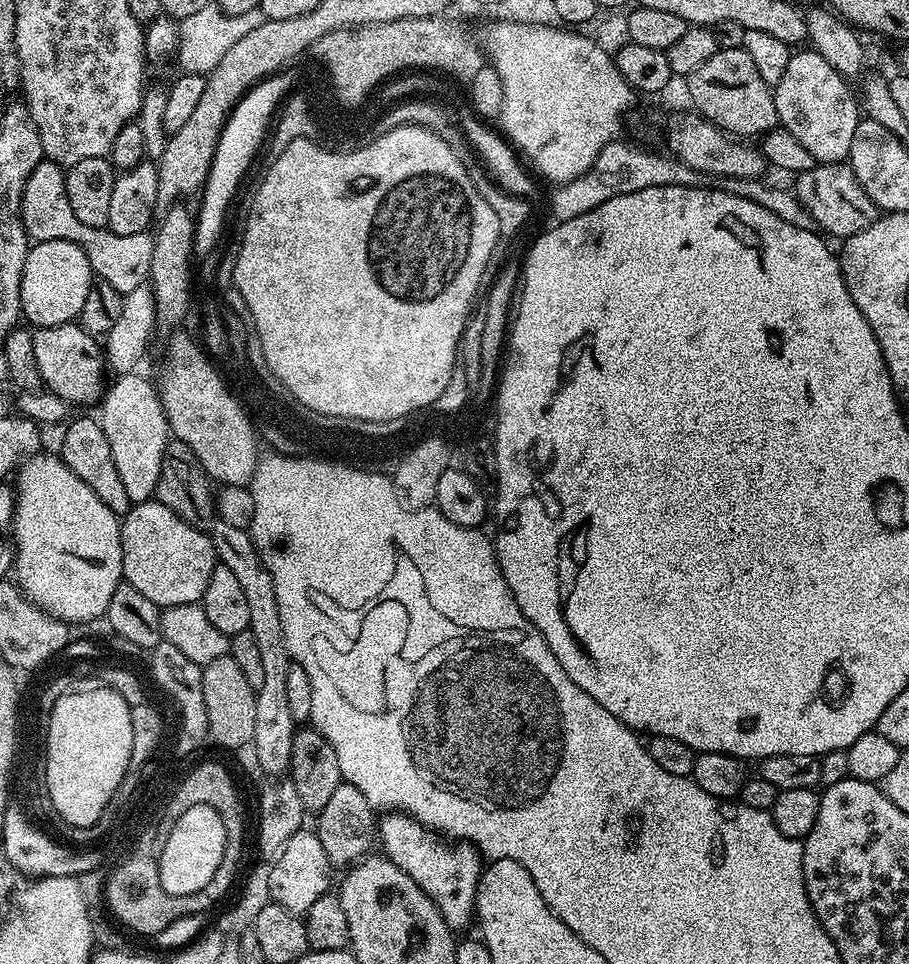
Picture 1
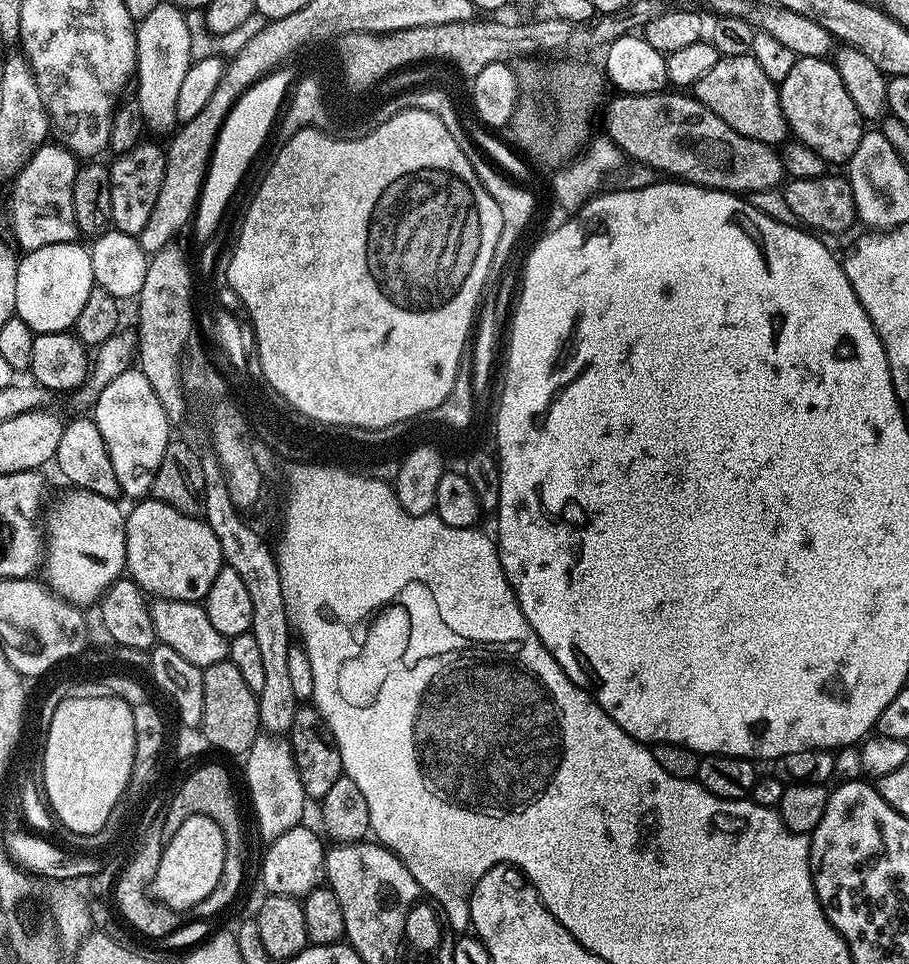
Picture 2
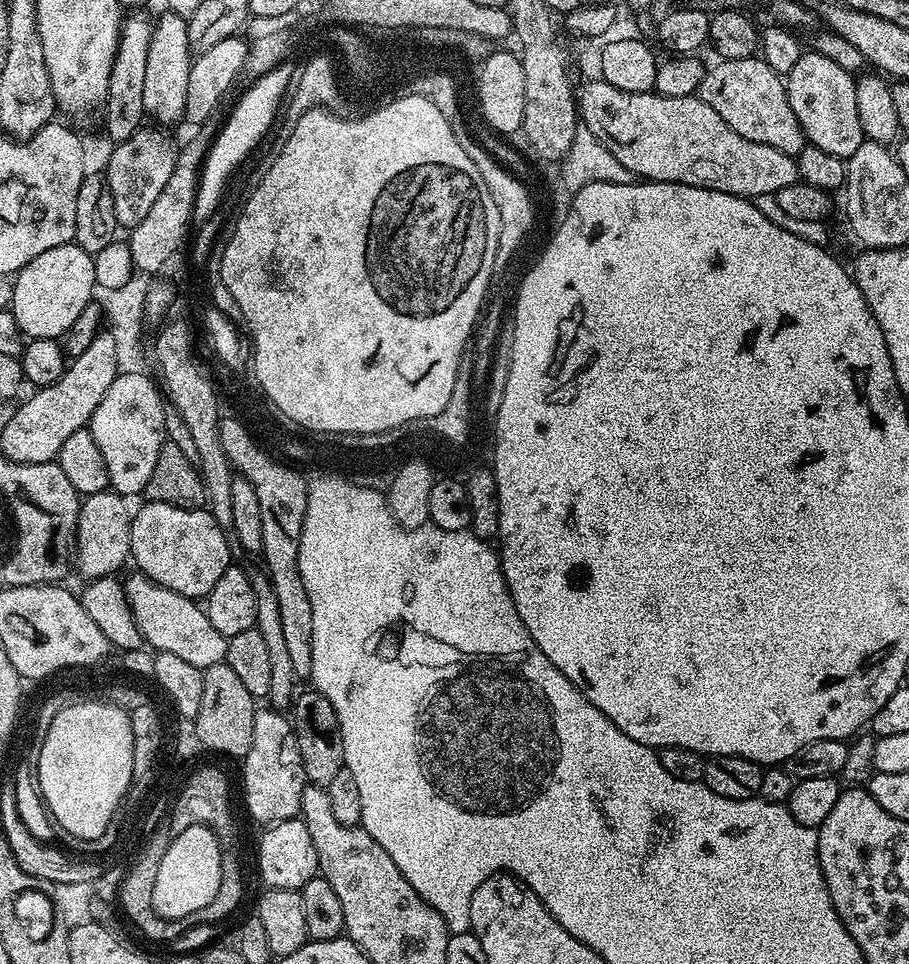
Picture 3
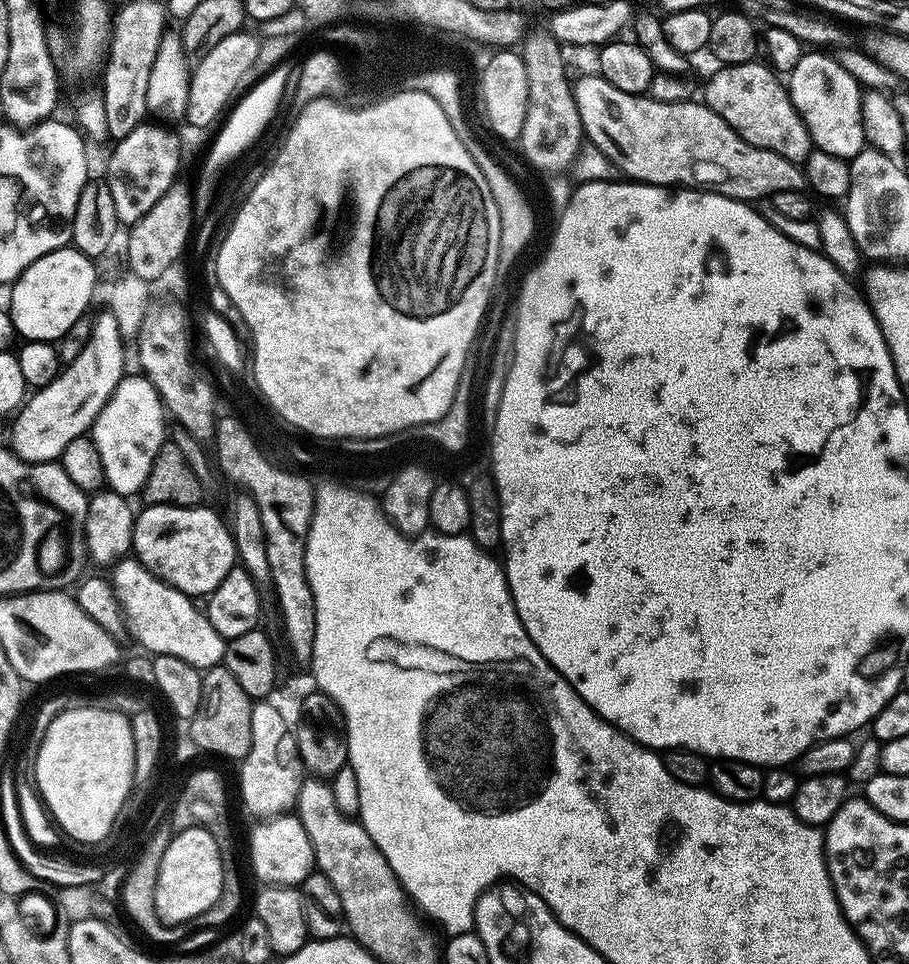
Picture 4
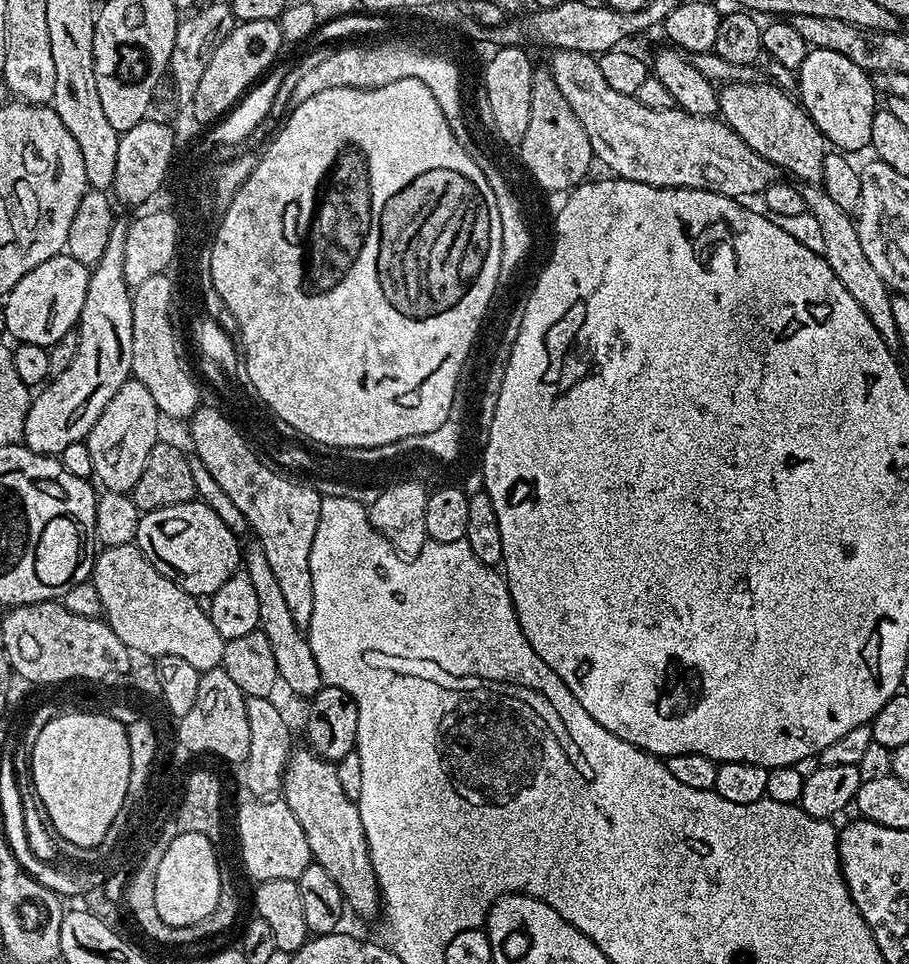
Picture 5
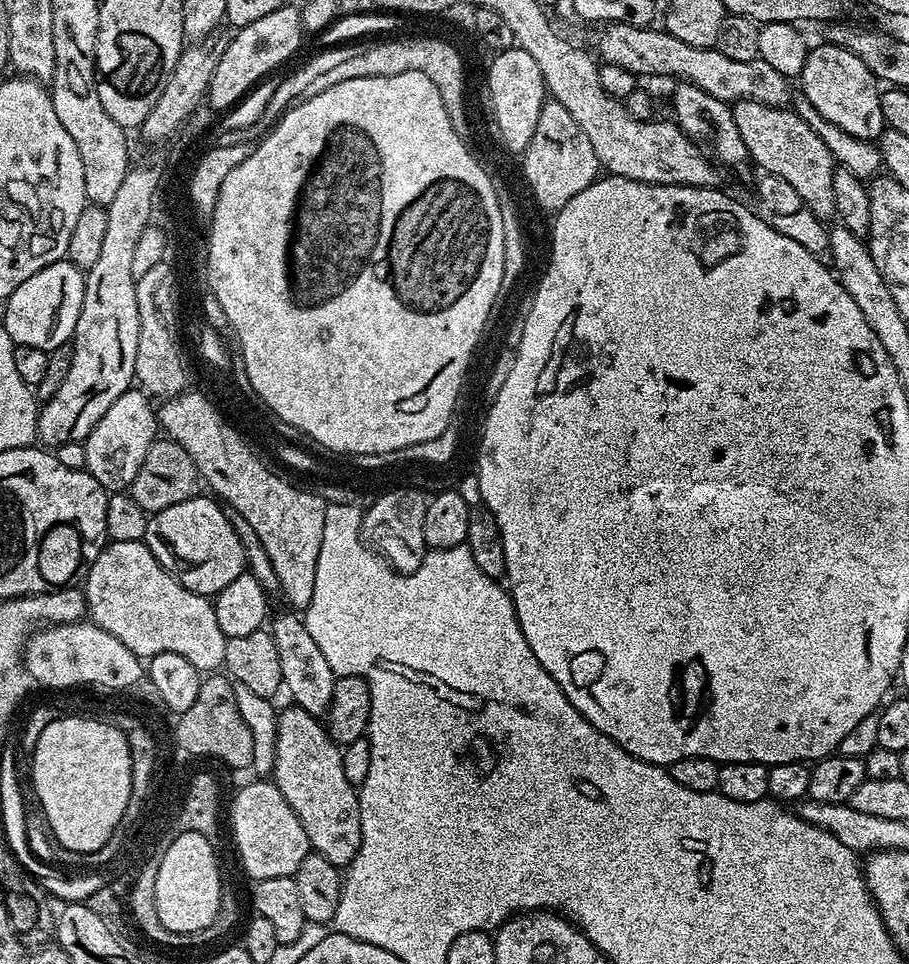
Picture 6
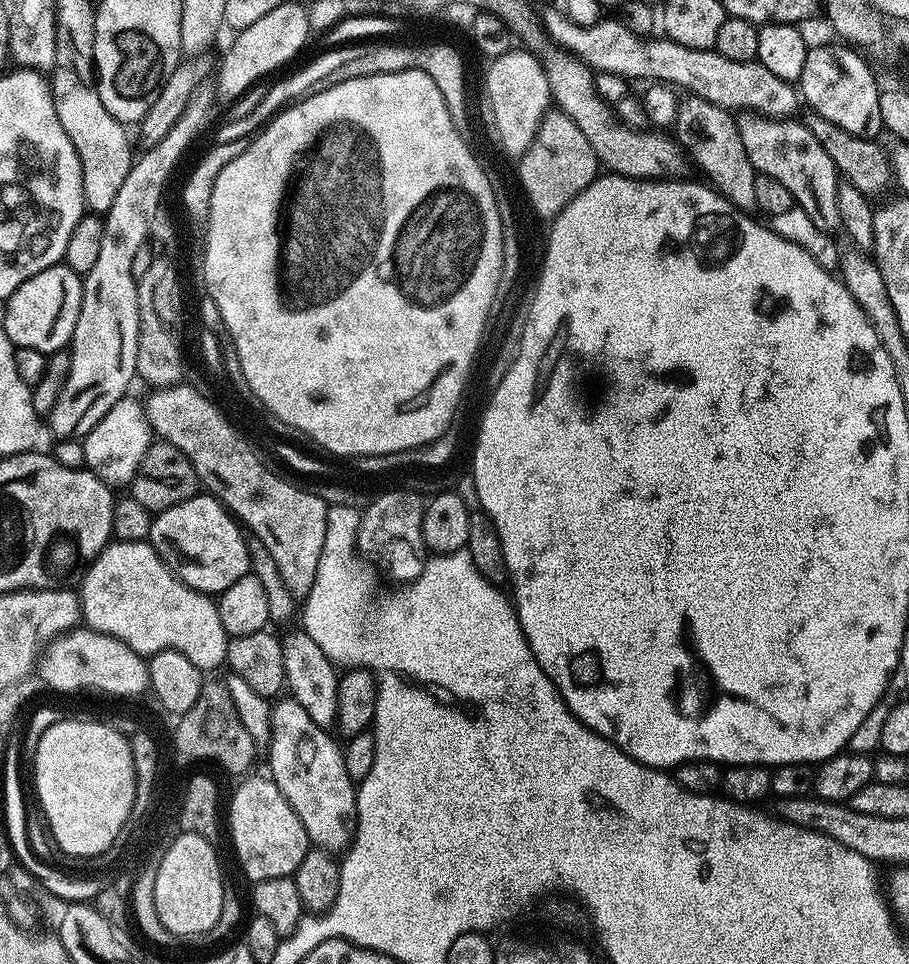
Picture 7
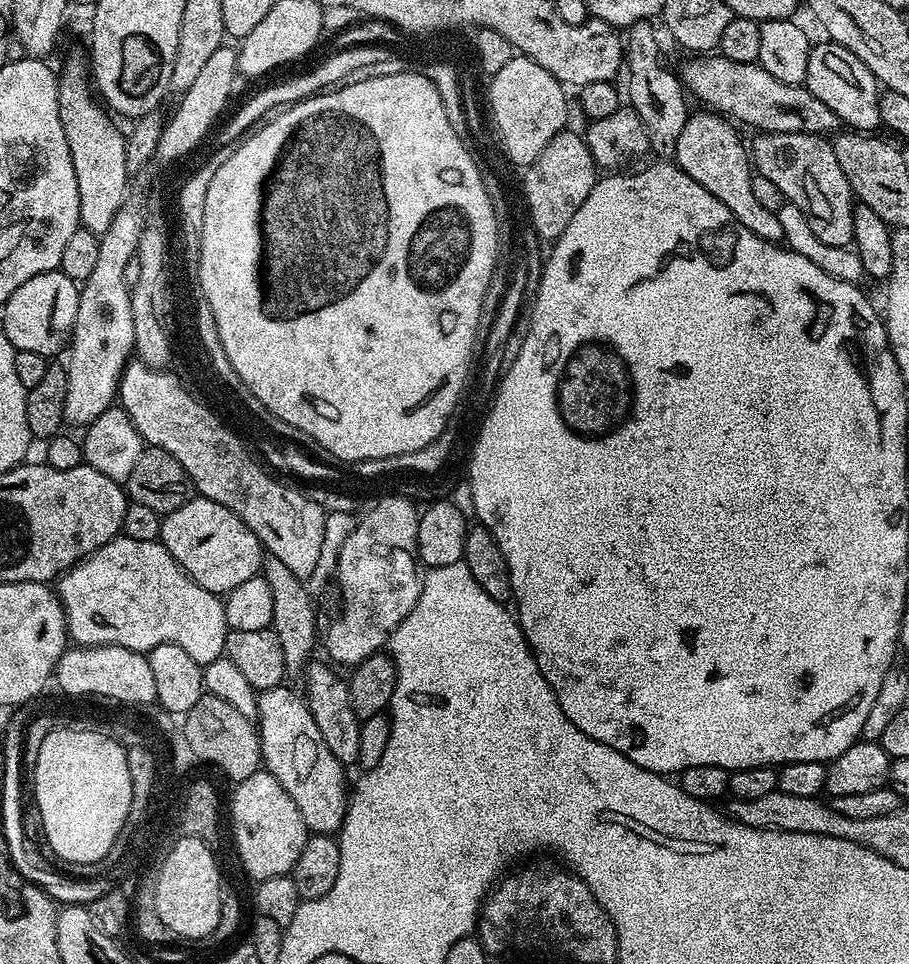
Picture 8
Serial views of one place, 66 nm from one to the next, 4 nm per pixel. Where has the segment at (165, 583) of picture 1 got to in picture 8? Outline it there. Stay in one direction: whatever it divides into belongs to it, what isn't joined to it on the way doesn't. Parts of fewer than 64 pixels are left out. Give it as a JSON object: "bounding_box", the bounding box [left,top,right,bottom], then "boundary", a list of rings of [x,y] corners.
{"bounding_box":[159,495,266,594],"boundary":[[[197,495],[160,521],[159,543],[202,590],[227,594],[246,578],[261,575],[266,555],[259,538],[226,506]]]}

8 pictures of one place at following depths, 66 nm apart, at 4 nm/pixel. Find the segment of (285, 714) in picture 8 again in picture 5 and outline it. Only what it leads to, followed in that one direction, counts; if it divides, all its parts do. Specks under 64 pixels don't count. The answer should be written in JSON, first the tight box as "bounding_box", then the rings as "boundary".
{"bounding_box":[282,746,382,916],"boundary":[[[307,746],[297,747],[289,756],[288,768],[284,771],[282,799],[290,806],[294,818],[298,818],[298,826],[302,826],[302,834],[306,834],[313,861],[338,882],[345,905],[360,916],[372,916],[375,912],[377,915],[382,904],[380,888],[368,853],[366,830],[362,830],[360,806],[357,801],[346,798],[335,763],[324,760]]]}

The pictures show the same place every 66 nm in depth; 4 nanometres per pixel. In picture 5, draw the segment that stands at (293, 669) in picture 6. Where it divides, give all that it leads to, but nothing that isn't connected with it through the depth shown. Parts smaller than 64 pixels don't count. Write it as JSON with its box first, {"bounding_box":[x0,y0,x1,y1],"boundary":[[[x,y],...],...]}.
{"bounding_box":[242,538,322,698],"boundary":[[[252,538],[247,541],[242,552],[242,568],[248,573],[250,582],[254,582],[254,591],[258,597],[258,618],[260,619],[259,631],[270,638],[270,646],[274,650],[274,663],[278,666],[280,675],[279,683],[284,684],[296,696],[311,698],[322,687],[318,662],[314,660],[314,650],[310,650],[305,629],[294,622],[282,589],[274,578],[274,570],[270,570],[270,562],[266,562],[266,550],[260,541]]]}

